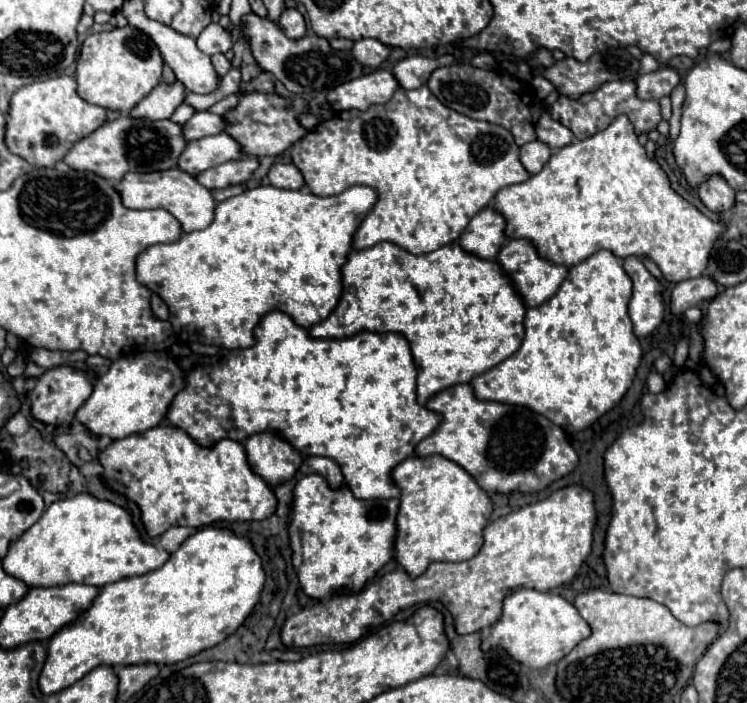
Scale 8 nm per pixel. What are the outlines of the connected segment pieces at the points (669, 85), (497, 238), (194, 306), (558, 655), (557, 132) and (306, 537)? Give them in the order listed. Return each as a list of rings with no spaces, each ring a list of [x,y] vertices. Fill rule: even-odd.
[[[663,65],[653,73],[639,75],[635,83],[637,83],[637,95],[641,99],[661,99],[665,95],[671,95],[671,91],[681,83],[681,77],[673,67]]]
[[[489,205],[471,219],[465,233],[459,237],[459,245],[469,253],[477,253],[477,257],[497,259],[497,253],[507,237],[505,227],[505,217]]]
[[[273,185],[245,189],[241,195],[217,203],[215,221],[207,229],[183,233],[175,243],[159,243],[145,249],[137,257],[137,279],[167,303],[169,321],[177,331],[195,325],[199,339],[205,343],[247,349],[255,345],[255,325],[271,311],[289,313],[297,325],[309,329],[337,307],[343,293],[341,267],[353,249],[357,227],[375,203],[377,191],[367,185],[355,185],[331,197]]]
[[[517,589],[503,601],[503,615],[493,625],[489,635],[483,639],[481,649],[503,647],[515,661],[521,661],[521,665],[543,669],[551,663],[561,661],[589,635],[591,635],[589,623],[567,599],[547,591]]]
[[[543,109],[541,119],[537,123],[537,139],[547,143],[551,149],[561,149],[573,141],[573,133],[569,127],[555,121],[549,109]]]
[[[305,475],[293,491],[289,539],[301,589],[315,599],[339,589],[359,591],[395,553],[399,499],[357,499],[343,483],[333,489],[323,475]]]

